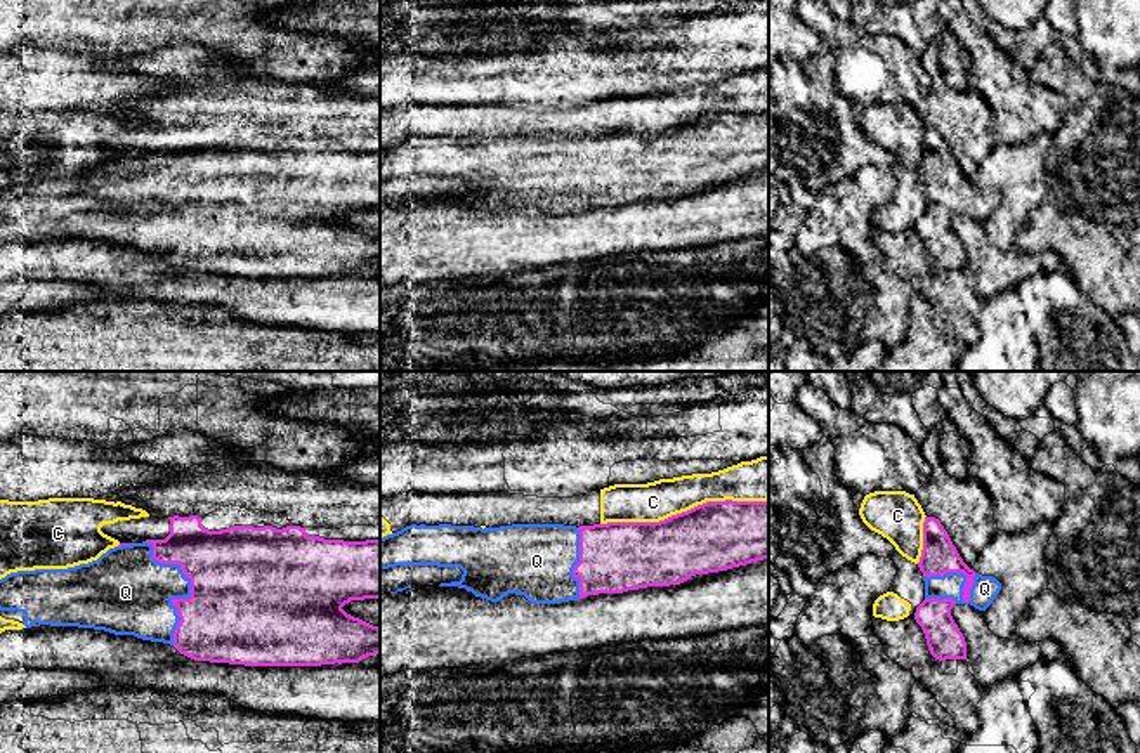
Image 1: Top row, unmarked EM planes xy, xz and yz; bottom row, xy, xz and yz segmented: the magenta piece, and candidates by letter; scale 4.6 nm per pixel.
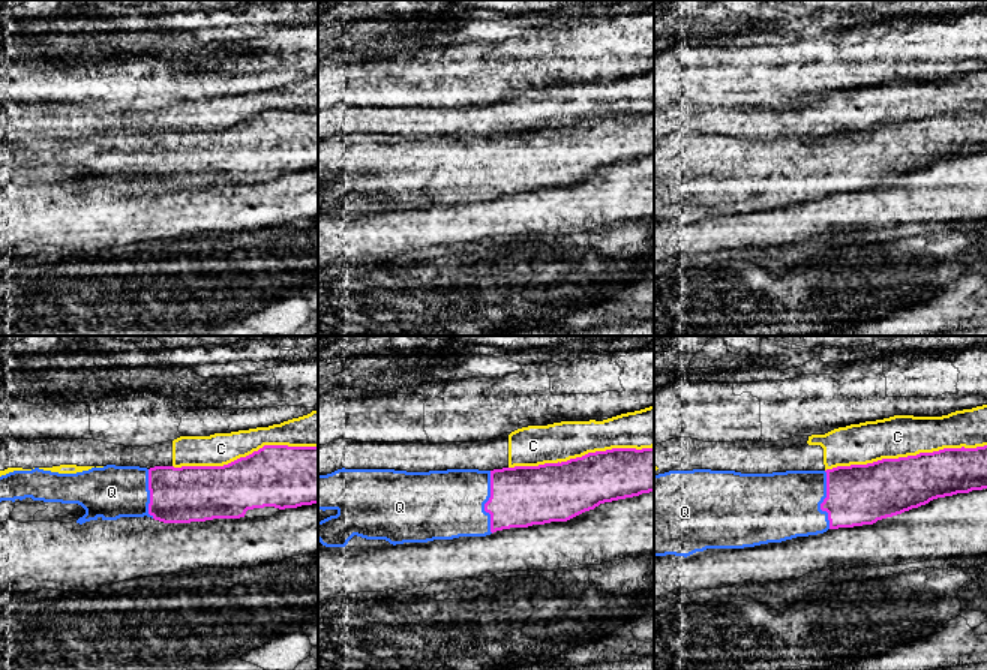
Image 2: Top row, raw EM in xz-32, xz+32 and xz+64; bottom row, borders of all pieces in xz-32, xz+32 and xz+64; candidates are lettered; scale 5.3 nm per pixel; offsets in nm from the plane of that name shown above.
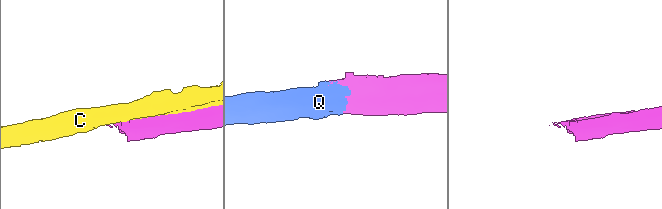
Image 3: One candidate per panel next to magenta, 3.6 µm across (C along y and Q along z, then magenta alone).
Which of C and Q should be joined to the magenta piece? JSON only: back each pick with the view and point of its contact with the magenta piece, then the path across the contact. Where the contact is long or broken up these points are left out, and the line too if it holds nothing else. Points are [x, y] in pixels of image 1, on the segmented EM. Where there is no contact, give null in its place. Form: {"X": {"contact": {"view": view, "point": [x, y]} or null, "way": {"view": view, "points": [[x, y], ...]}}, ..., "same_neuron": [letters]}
{"Q": {"contact": {"view": "xy", "point": [191, 589]}}, "same_neuron": ["Q"]}

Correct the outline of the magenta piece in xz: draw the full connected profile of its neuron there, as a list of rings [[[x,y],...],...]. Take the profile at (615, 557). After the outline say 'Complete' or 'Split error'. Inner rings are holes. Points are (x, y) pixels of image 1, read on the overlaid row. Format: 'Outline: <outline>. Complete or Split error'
Outline: [[[769,500],[767,501],[706,501],[698,505],[687,512],[672,515],[659,522],[607,522],[607,524],[593,524],[593,526],[564,526],[564,524],[512,524],[500,527],[474,527],[474,526],[425,526],[425,524],[411,524],[403,527],[397,533],[387,534],[380,538],[380,569],[389,569],[396,566],[437,566],[437,567],[460,567],[463,571],[460,581],[441,583],[439,586],[458,586],[472,592],[475,597],[498,602],[508,593],[524,595],[533,604],[560,604],[569,600],[580,600],[588,595],[599,593],[623,593],[628,590],[639,590],[647,586],[670,586],[680,585],[696,574],[708,574],[727,571],[732,567],[746,566],[757,560],[769,559]]]. Split error

